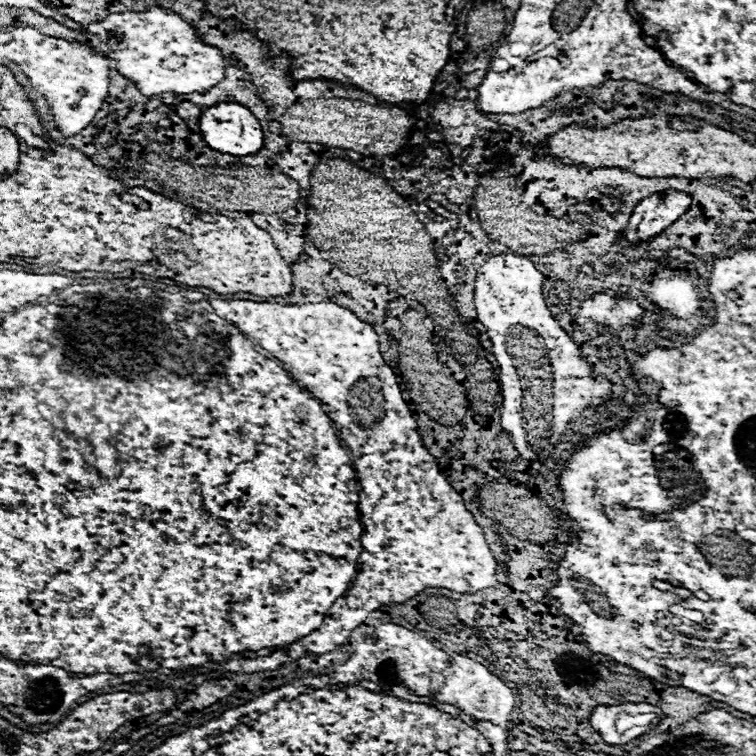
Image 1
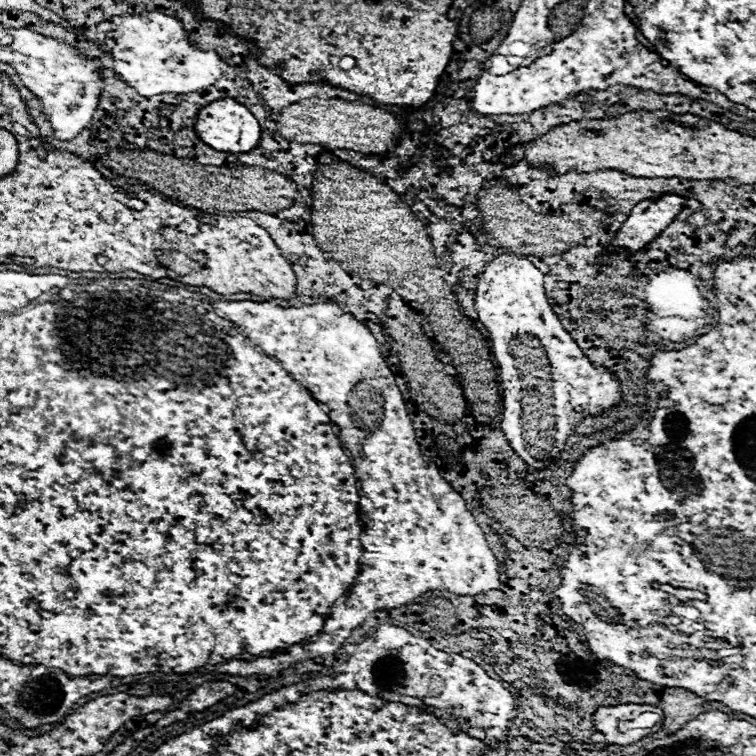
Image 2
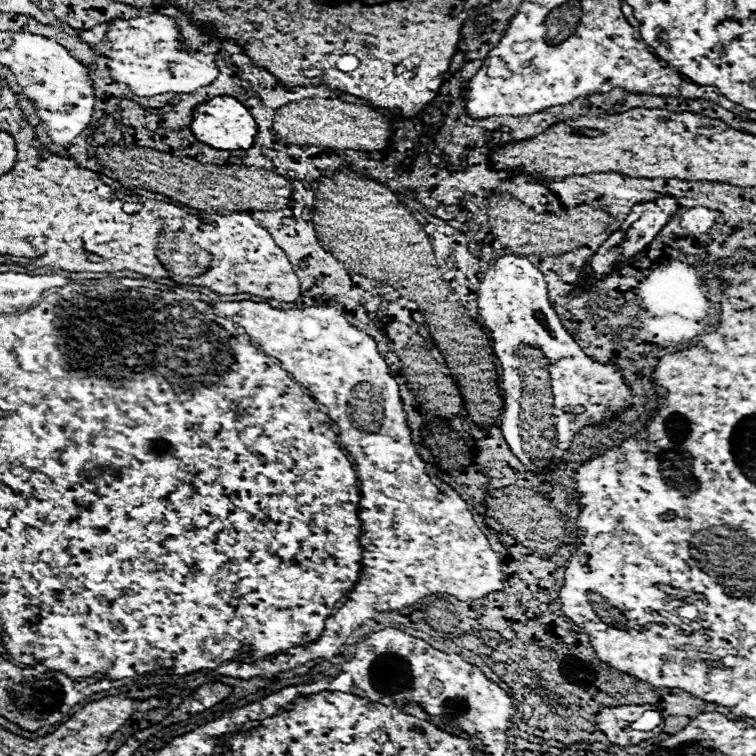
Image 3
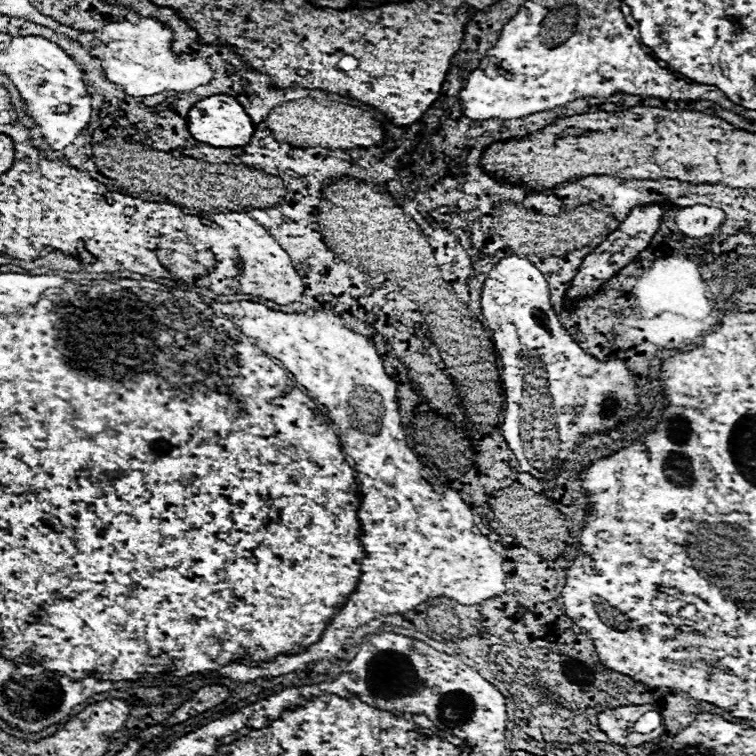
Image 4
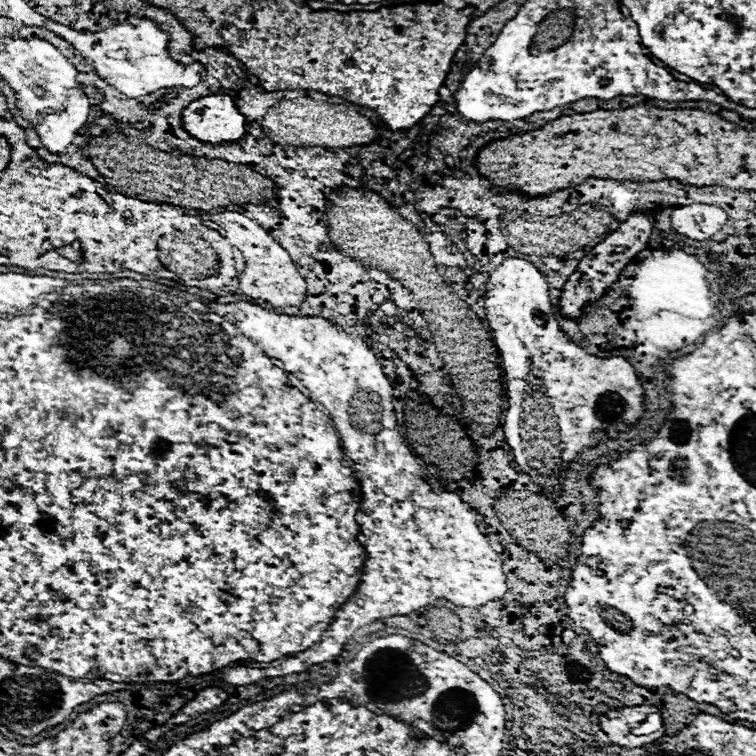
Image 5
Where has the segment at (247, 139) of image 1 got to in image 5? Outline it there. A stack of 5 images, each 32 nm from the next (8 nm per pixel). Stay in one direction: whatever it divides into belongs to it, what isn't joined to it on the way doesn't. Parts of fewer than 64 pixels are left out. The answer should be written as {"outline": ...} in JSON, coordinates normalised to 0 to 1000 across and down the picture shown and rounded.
{"outline":[[[278,124],[251,135],[241,148],[241,167],[251,180],[278,190],[317,185],[328,169],[302,124]]]}

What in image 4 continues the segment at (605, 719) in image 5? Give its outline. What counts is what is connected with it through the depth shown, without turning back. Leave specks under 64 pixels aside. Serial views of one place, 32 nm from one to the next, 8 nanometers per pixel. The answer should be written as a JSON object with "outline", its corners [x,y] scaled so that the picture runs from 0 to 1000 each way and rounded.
{"outline":[[[820,934],[820,937],[810,937],[802,942],[791,944],[791,960],[796,968],[802,968],[802,974],[807,976],[810,984],[817,987],[849,987],[852,981],[860,981],[865,976],[870,976],[878,963],[870,963],[860,971],[844,971],[836,968],[836,960],[860,939],[868,939],[868,934]]]}

